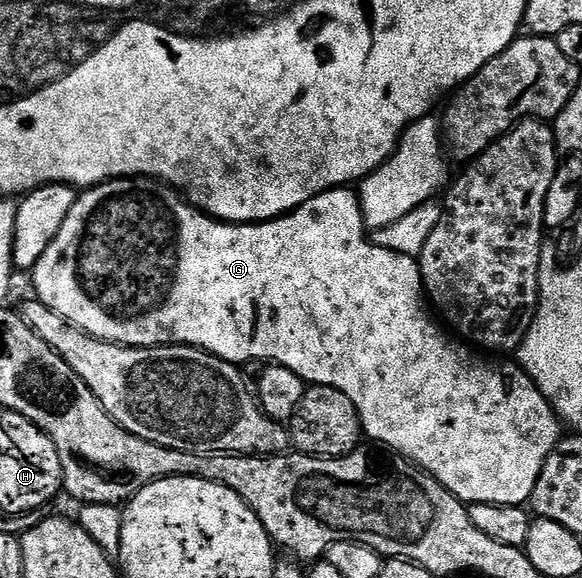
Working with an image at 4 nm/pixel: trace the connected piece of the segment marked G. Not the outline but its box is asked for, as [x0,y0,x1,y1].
[30,176,562,505]

